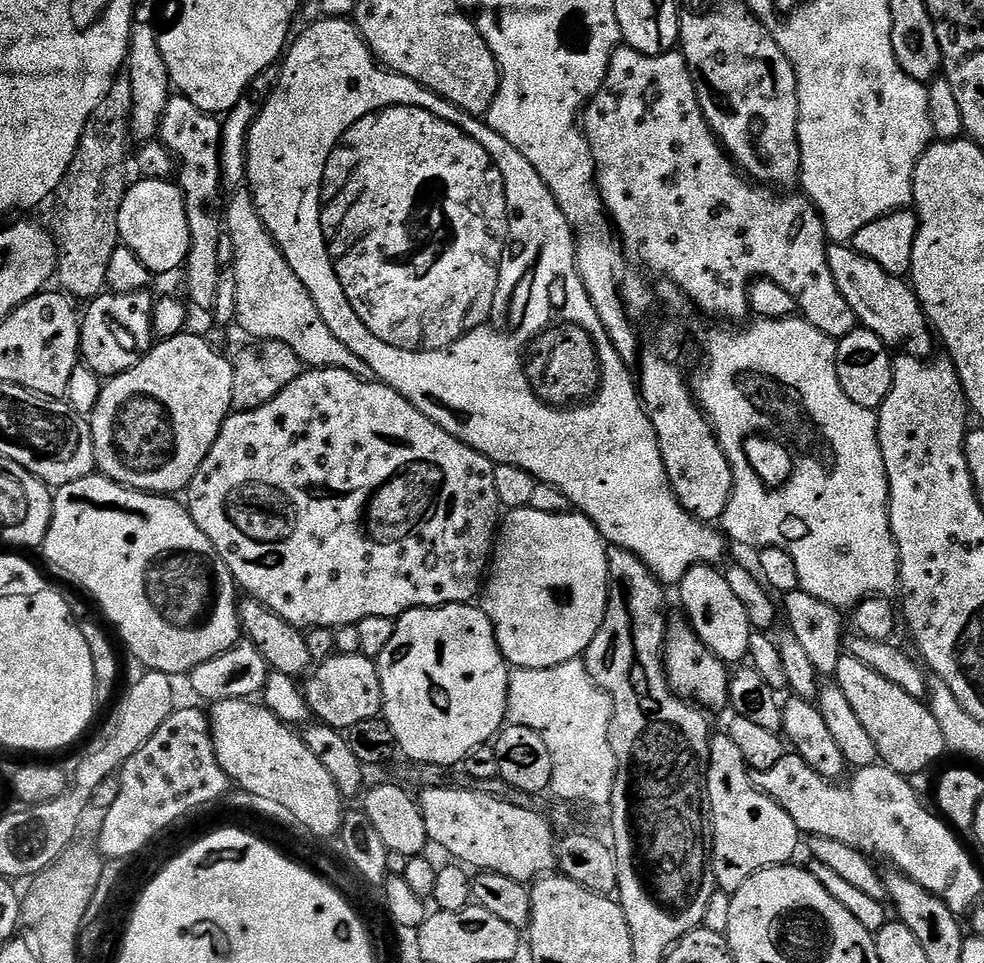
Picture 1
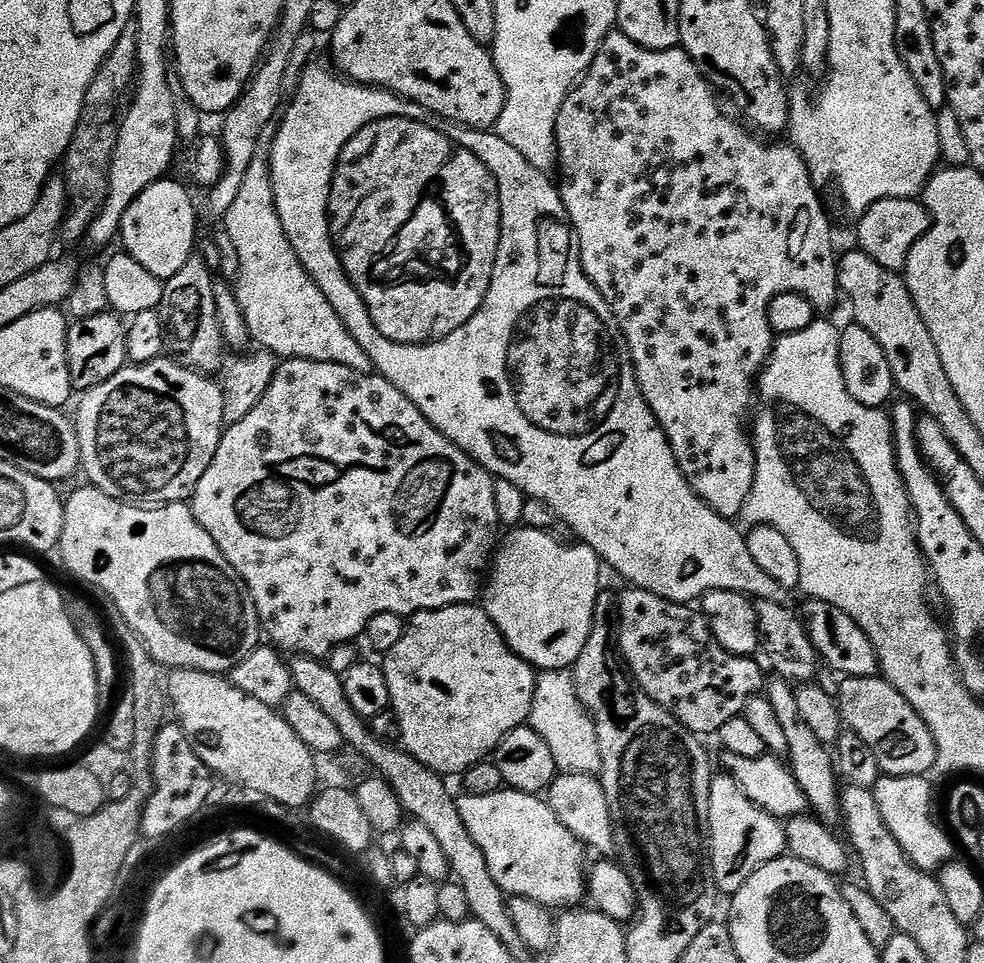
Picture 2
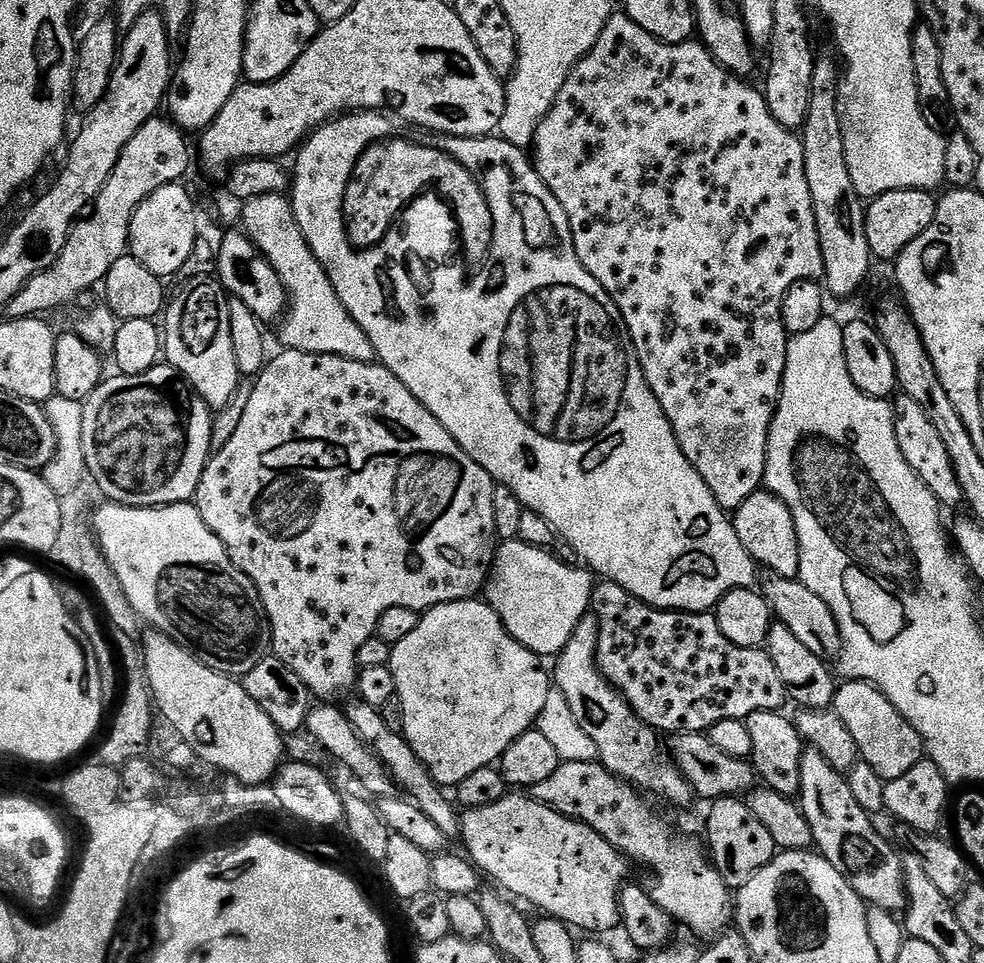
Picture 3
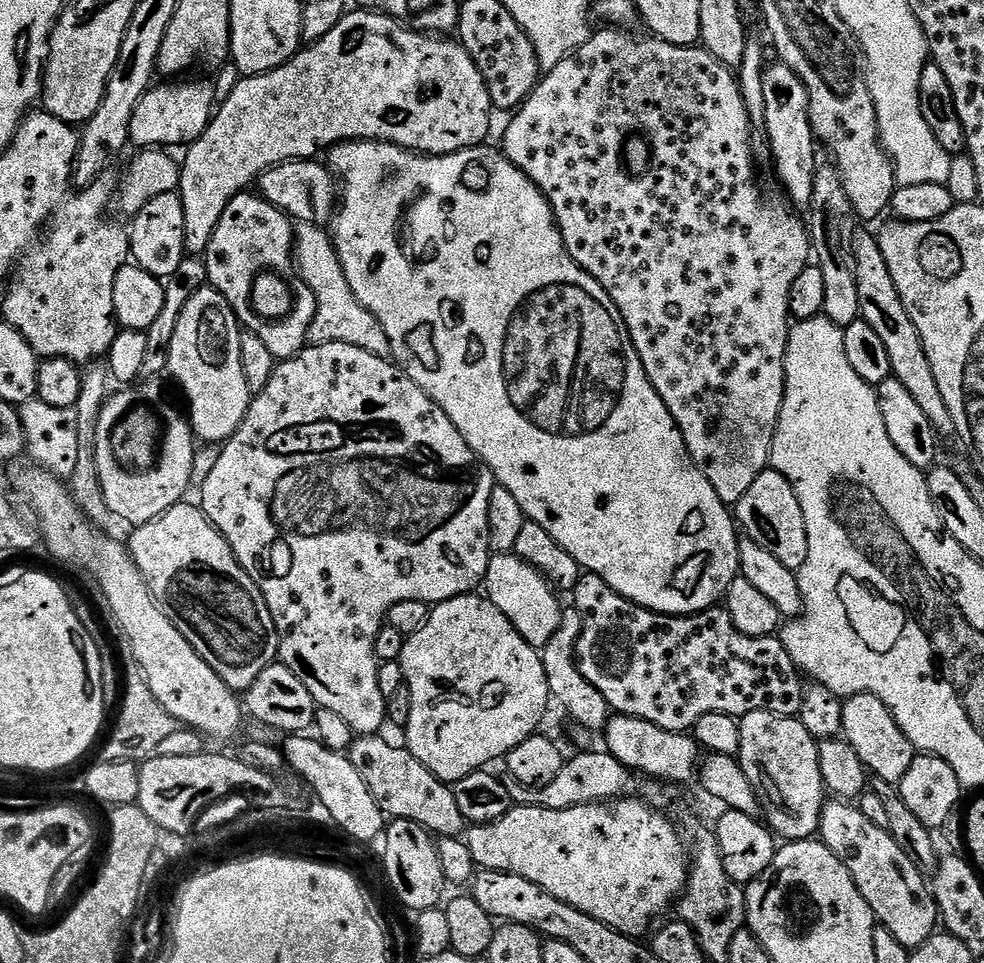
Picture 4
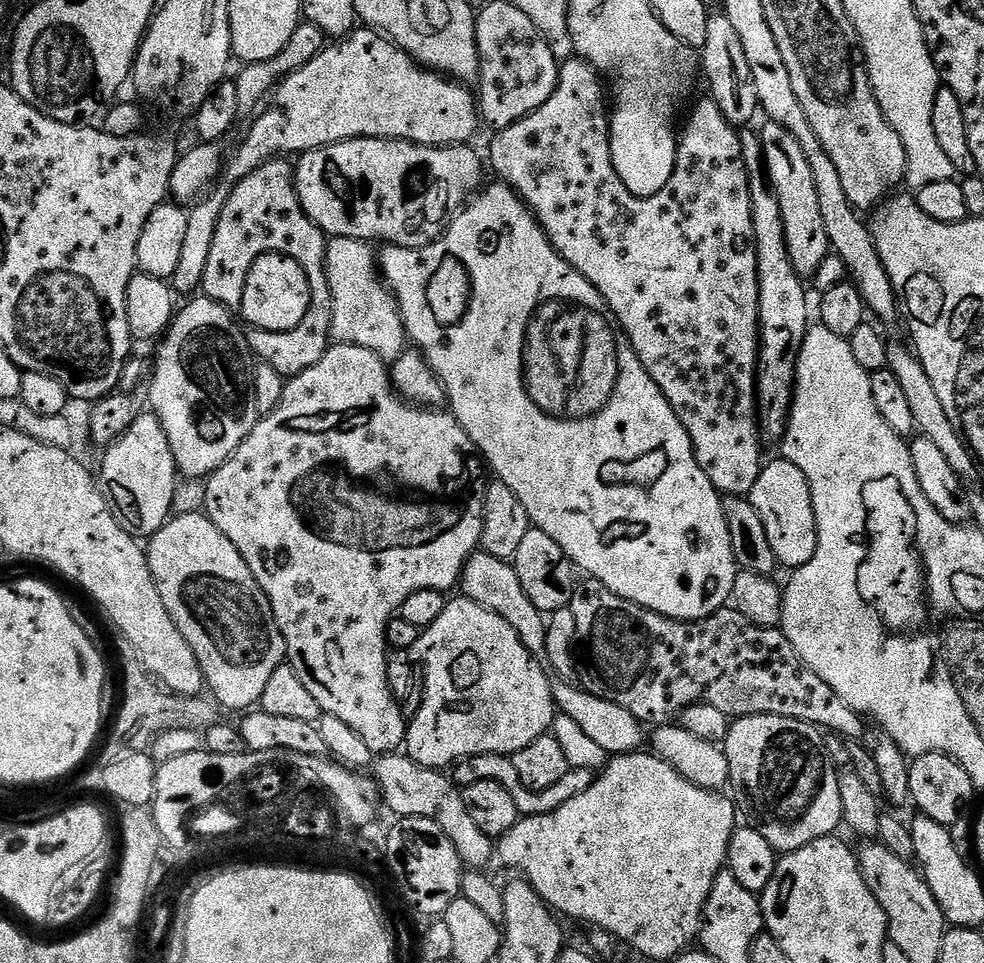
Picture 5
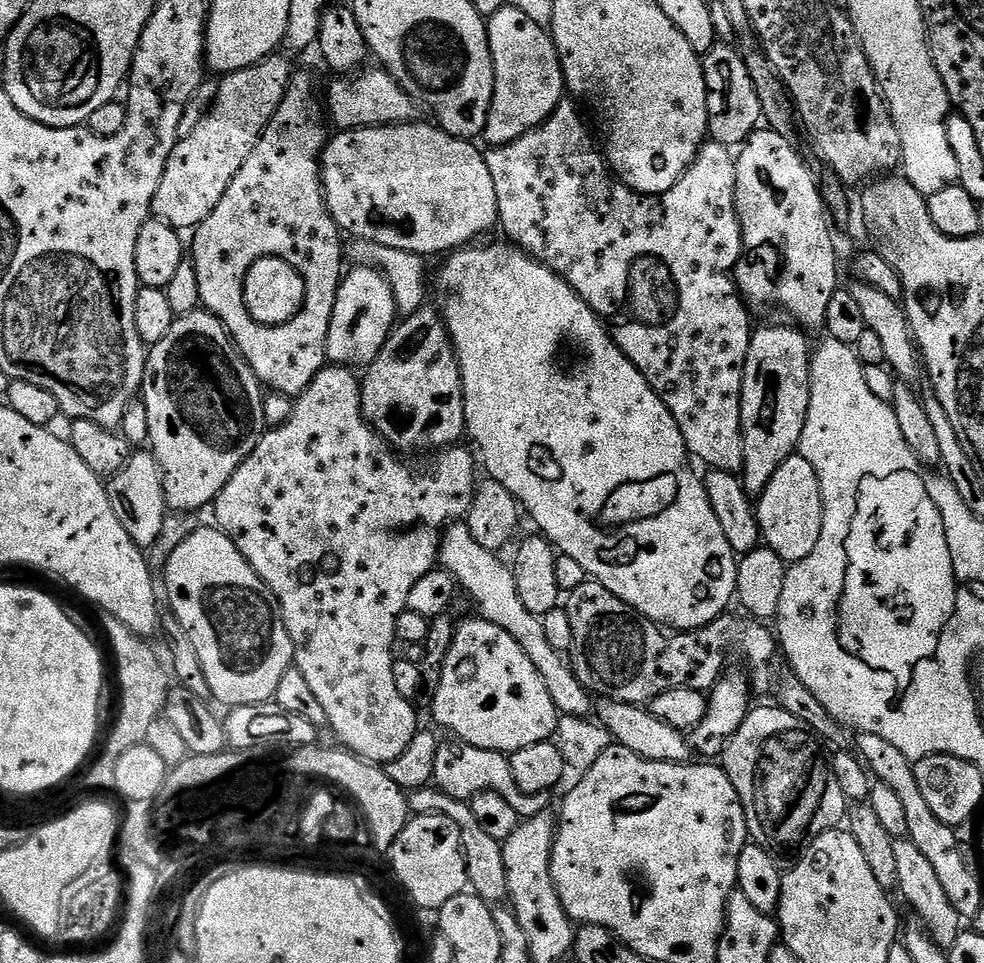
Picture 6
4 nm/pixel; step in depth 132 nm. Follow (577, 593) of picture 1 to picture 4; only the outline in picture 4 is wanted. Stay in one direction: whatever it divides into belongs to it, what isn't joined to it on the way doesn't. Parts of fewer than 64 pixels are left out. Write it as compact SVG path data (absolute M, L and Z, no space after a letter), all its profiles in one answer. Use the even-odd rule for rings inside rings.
M515 554L493 555L484 575L482 588L487 600L494 602L494 606L498 606L502 614L506 614L514 630L518 630L518 634L522 634L522 638L526 638L532 648L542 650L546 642L554 638L554 630L558 630L562 611L562 603L560 604L559 600L561 597L547 578L538 570L534 570L534 566L530 566Z

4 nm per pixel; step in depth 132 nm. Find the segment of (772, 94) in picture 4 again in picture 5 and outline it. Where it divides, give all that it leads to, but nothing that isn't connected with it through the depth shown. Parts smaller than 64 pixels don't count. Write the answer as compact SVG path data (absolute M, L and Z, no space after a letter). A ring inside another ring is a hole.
M768 122L764 129L759 129L760 144L764 147L764 172L772 193L778 198L778 206L782 210L784 223L784 243L788 246L788 257L794 270L801 278L815 277L818 266L822 266L822 258L830 254L826 225L822 222L822 209L818 207L818 192L814 190L814 176L810 174L810 166L806 162L806 154L798 146L798 142L782 126Z

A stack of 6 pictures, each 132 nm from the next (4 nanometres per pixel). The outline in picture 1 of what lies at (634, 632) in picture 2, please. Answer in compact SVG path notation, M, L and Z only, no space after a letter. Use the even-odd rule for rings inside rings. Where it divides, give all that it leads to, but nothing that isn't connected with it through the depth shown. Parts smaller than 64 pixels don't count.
M669 619L664 630L664 651L662 653L662 667L664 676L668 680L668 687L681 700L691 701L701 709L729 707L730 694L729 665L720 660L700 641L698 634L687 619Z

